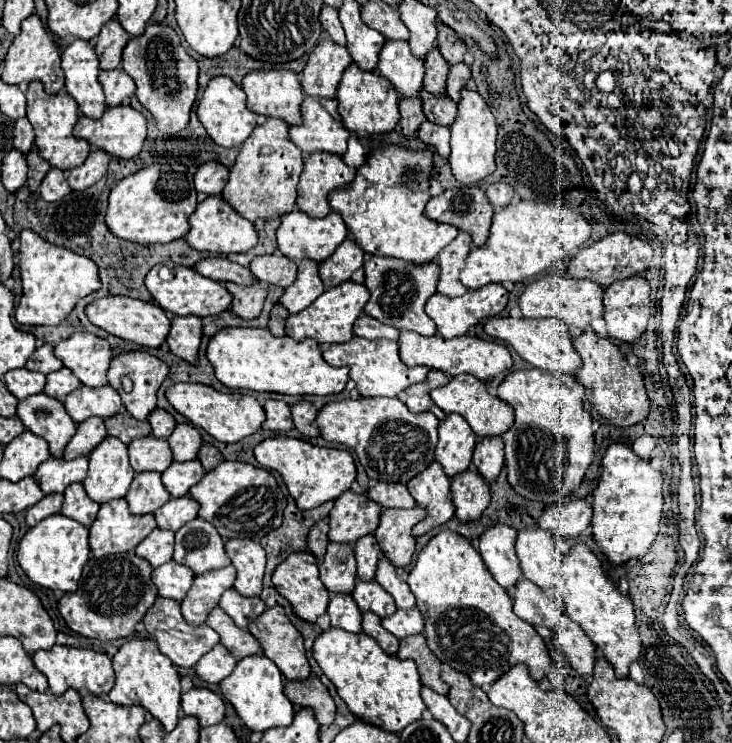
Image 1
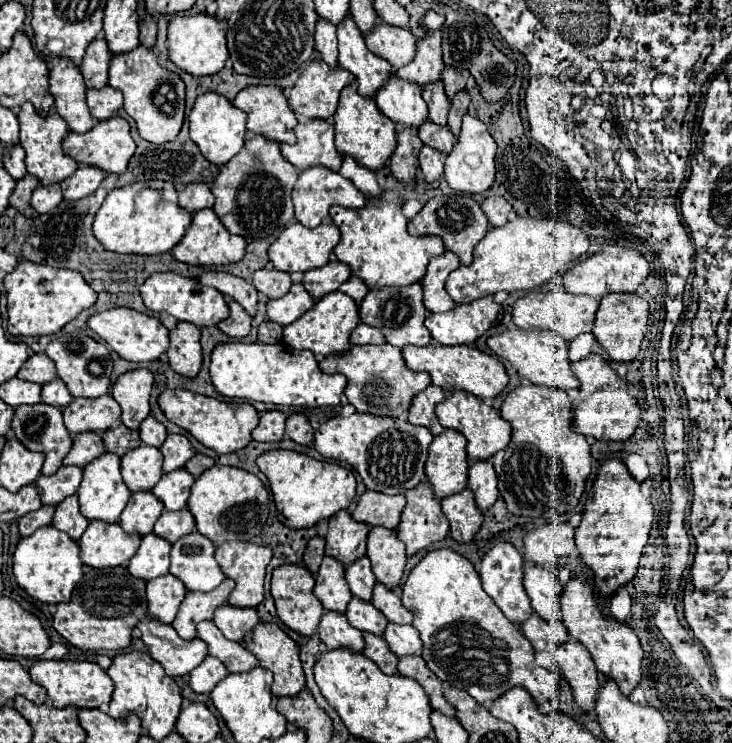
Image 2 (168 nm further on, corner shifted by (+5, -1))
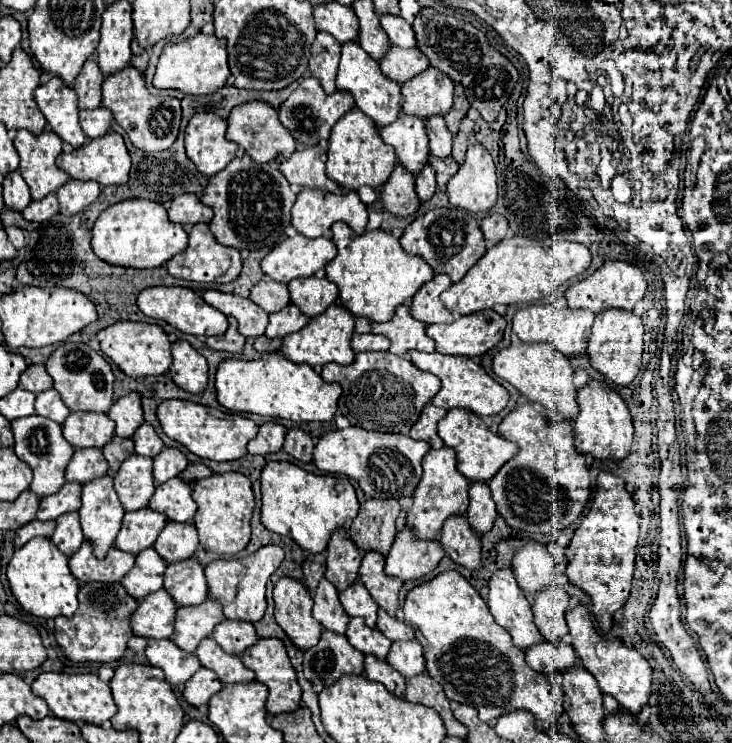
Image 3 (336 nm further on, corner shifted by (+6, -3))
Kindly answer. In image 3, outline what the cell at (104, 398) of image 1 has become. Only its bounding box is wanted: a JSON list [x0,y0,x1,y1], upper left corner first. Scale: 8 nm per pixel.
[63,412,113,448]

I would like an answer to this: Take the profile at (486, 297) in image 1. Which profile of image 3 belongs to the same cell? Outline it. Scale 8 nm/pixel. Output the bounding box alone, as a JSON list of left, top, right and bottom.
[427,310,505,358]

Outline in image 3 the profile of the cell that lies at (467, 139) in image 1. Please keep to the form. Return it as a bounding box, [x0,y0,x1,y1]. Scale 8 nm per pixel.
[447,142,497,214]

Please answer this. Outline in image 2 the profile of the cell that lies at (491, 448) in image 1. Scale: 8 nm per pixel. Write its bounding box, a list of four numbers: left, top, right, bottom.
[468,460,498,510]

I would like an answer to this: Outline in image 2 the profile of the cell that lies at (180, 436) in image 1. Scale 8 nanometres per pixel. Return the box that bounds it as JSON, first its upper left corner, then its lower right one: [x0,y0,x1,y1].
[160,434,194,472]

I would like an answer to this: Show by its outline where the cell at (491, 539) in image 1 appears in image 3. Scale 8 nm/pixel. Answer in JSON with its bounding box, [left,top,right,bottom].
[487,568,543,650]

